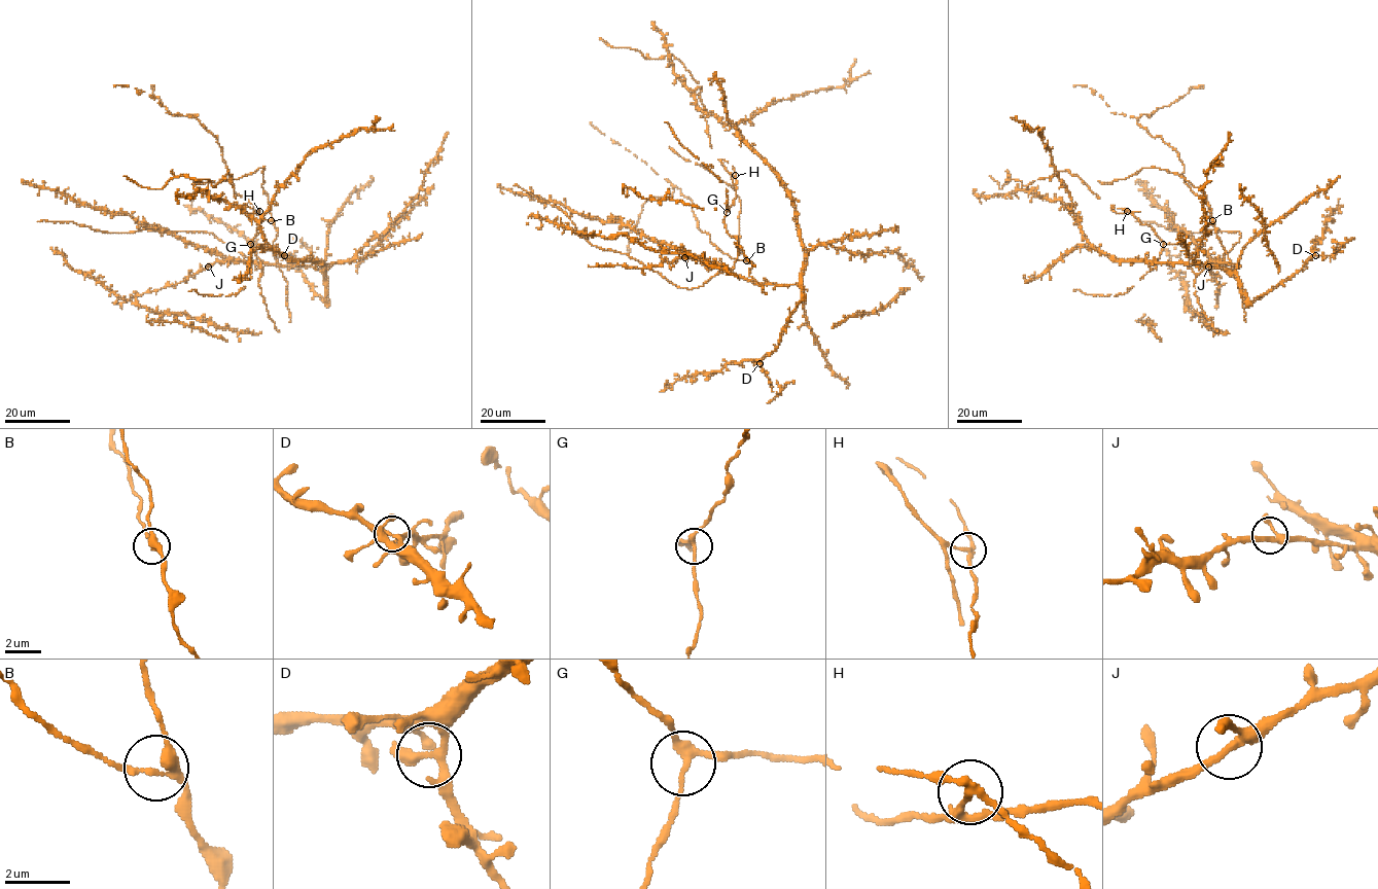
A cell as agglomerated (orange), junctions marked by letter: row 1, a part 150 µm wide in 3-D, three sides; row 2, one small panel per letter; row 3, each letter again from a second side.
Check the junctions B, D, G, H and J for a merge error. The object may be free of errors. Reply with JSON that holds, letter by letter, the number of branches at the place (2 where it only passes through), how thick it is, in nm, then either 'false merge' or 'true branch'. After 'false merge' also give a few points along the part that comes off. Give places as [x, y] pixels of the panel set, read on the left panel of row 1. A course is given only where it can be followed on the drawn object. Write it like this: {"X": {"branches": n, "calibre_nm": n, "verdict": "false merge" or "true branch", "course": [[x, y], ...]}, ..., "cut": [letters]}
{"B": {"branches": 3, "calibre_nm": 280, "verdict": "true branch"}, "D": {"branches": 3, "calibre_nm": 260, "verdict": "true branch"}, "G": {"branches": 3, "calibre_nm": 220, "verdict": "true branch"}, "H": {"branches": 3, "calibre_nm": 220, "verdict": "false merge", "course": [[259, 210], [248, 213], [245, 206]]}, "J": {"branches": 3, "calibre_nm": 280, "verdict": "true branch"}, "cut": ["H"]}

